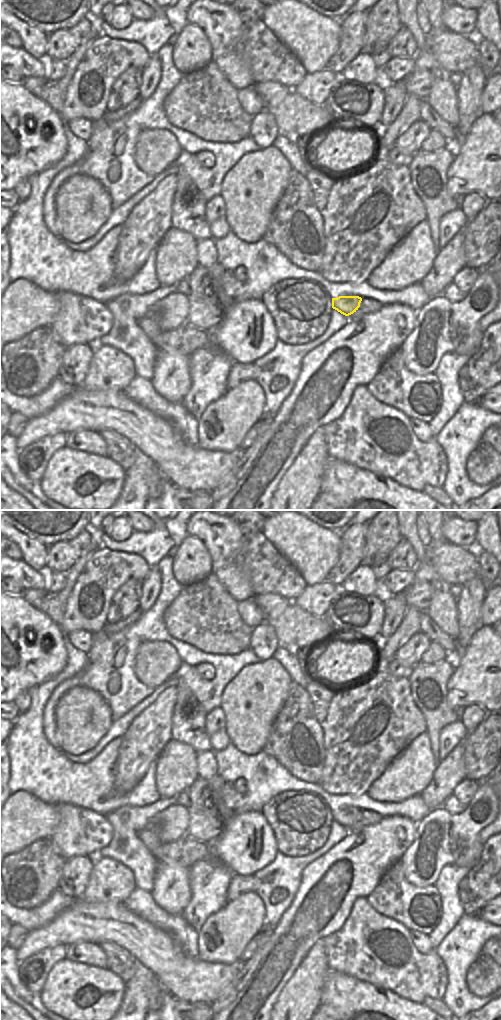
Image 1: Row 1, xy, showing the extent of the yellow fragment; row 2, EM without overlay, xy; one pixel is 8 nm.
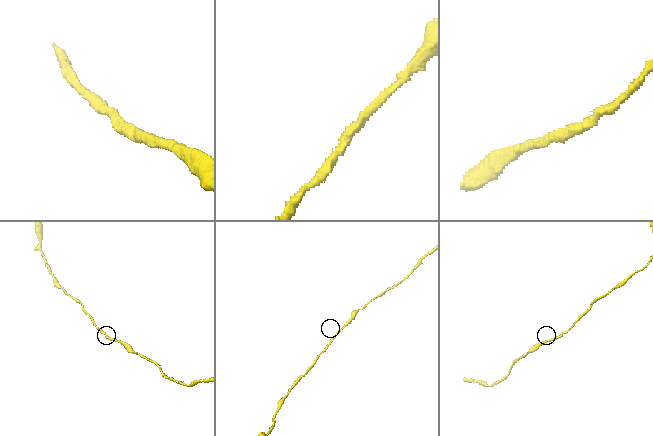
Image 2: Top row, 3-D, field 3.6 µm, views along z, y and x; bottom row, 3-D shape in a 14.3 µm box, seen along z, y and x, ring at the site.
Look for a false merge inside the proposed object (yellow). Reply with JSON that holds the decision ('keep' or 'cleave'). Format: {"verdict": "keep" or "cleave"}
{"verdict": "keep"}

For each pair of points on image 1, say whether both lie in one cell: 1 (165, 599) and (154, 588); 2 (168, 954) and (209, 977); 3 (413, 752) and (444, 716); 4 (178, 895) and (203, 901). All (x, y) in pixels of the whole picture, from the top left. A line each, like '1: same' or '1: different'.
1: different
2: same
3: different
4: different

